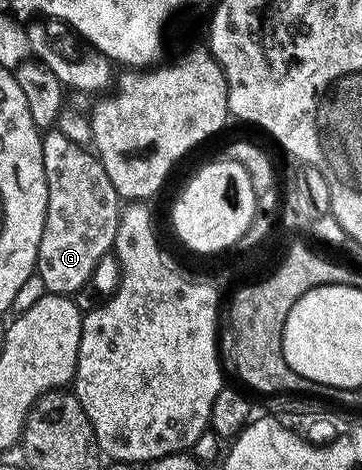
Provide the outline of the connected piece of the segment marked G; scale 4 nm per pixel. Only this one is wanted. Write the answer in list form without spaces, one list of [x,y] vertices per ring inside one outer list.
[[[58,128],[48,129],[43,134],[41,156],[45,164],[47,181],[47,215],[35,261],[37,278],[43,281],[42,289],[48,294],[75,296],[82,286],[84,289],[90,283],[93,268],[97,268],[97,260],[101,260],[101,256],[112,253],[115,239],[119,237],[121,199],[113,180],[109,180],[109,172],[105,172],[99,155],[88,147],[77,144]]]

